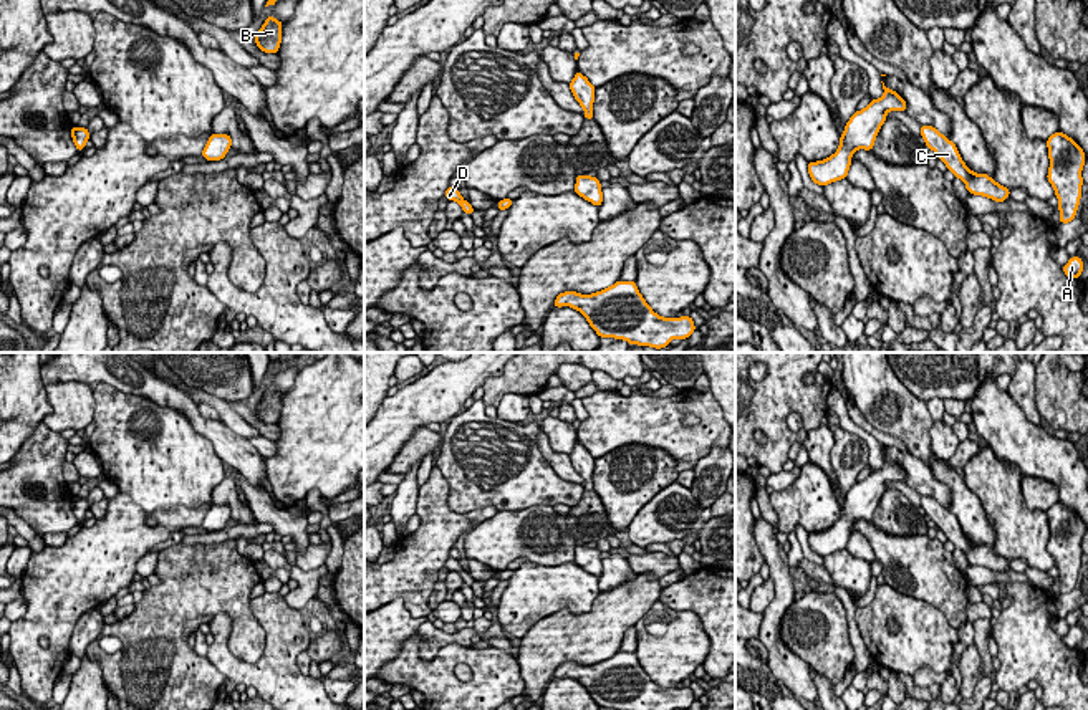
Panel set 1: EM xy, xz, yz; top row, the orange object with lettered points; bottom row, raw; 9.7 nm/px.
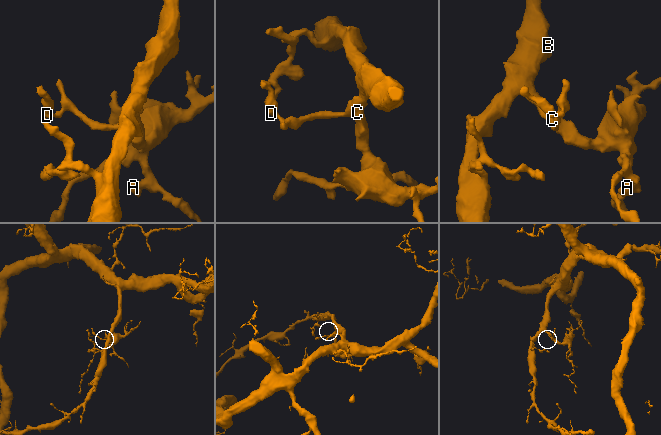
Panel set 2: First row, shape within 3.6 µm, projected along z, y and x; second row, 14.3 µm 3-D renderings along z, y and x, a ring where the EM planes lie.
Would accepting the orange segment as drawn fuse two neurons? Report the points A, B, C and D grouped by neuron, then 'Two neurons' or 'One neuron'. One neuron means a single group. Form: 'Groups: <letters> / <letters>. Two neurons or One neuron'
Groups: A B C D. One neuron

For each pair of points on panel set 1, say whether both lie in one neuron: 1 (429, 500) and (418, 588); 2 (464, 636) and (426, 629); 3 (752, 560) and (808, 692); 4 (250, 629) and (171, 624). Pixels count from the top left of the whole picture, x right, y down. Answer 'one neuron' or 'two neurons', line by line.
1: one neuron
2: one neuron
3: two neurons
4: one neuron

